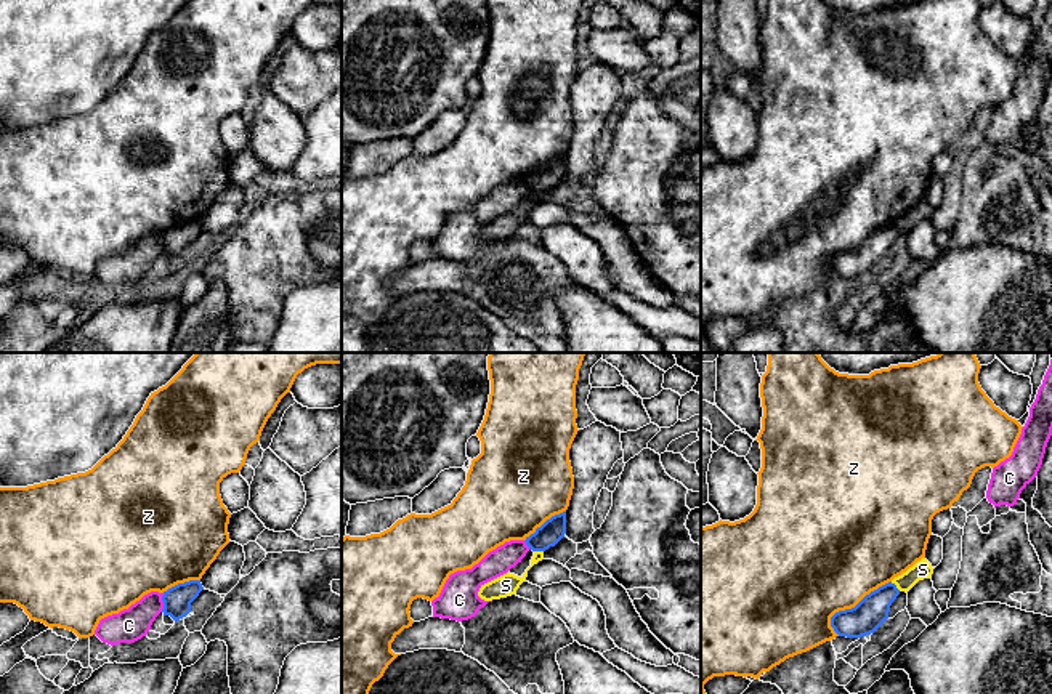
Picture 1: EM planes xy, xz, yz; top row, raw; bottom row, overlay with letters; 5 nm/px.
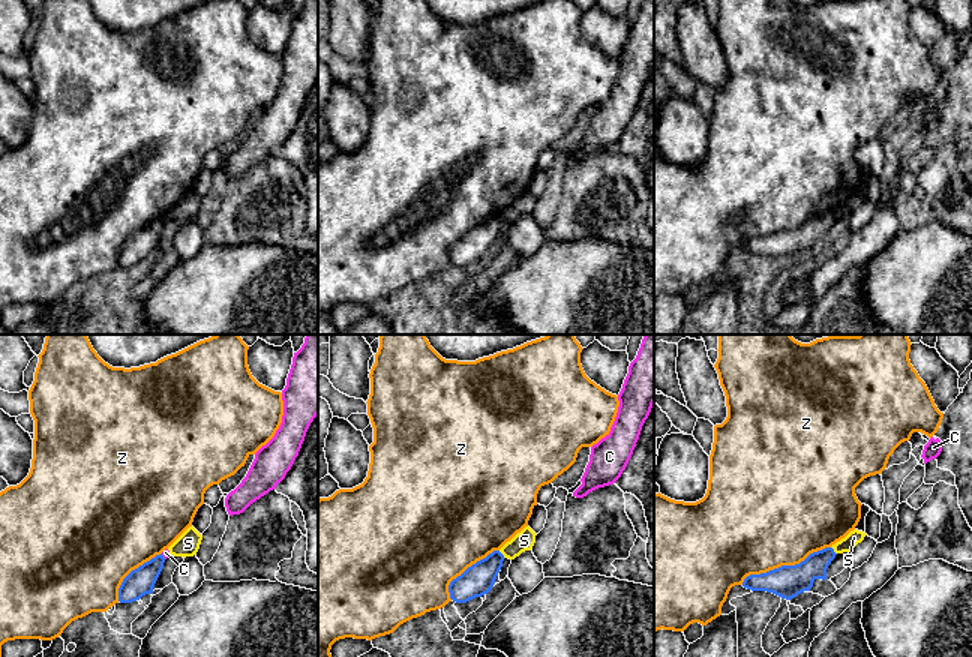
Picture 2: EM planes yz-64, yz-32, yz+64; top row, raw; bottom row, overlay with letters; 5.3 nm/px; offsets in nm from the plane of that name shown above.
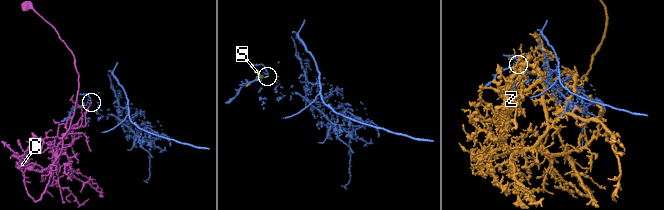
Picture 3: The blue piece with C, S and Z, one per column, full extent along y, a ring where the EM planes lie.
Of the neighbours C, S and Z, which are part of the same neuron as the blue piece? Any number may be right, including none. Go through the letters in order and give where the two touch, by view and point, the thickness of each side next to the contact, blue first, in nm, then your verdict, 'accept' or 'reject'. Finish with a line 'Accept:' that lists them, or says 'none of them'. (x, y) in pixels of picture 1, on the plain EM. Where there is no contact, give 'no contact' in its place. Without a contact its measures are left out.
C: xy (164, 244) | 140/170 nm | reject
S: yz (895, 226) | 160/100 nm | reject
Z: yz (855, 247) | 160/480 nm | reject
Accept: none of them

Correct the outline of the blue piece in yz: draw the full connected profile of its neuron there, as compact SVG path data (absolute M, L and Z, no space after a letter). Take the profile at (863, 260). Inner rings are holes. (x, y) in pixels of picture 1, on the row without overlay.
M888 223L866 236L855 248L836 253L831 268L839 277L871 276L888 260L890 247L898 236L896 226Z

